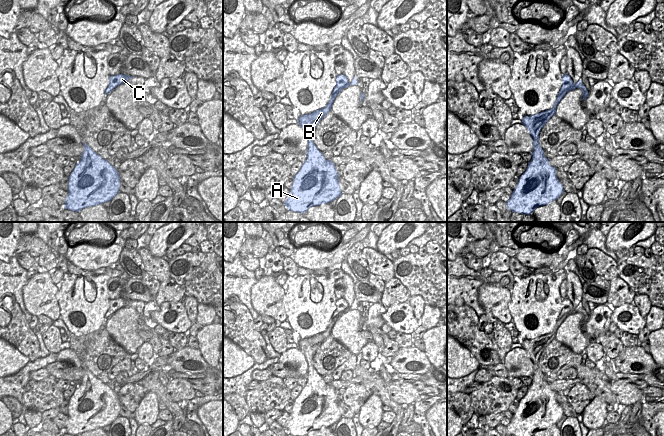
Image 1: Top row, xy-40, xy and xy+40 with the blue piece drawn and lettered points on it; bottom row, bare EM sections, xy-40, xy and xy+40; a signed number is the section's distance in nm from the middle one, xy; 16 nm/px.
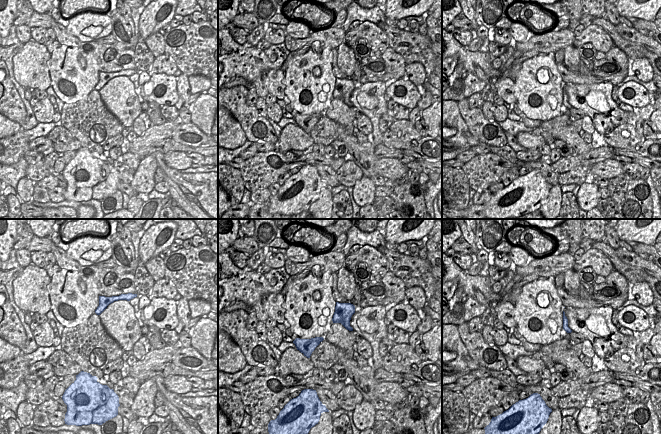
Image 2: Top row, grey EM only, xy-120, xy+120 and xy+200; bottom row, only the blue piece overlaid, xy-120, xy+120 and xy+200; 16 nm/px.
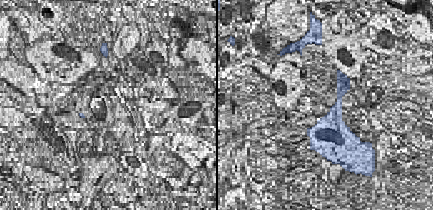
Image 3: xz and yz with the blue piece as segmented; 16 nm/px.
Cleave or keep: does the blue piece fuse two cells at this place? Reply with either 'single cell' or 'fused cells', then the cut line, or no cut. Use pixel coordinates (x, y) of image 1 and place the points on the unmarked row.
fused cells | xy (312, 363), (308, 364)

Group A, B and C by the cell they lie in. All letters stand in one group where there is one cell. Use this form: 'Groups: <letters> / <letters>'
Groups: A / B C.

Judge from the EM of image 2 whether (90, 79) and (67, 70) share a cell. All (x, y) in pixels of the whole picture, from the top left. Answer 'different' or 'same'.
same

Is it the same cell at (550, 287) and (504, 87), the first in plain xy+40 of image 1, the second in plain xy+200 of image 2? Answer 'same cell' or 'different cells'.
different cells

